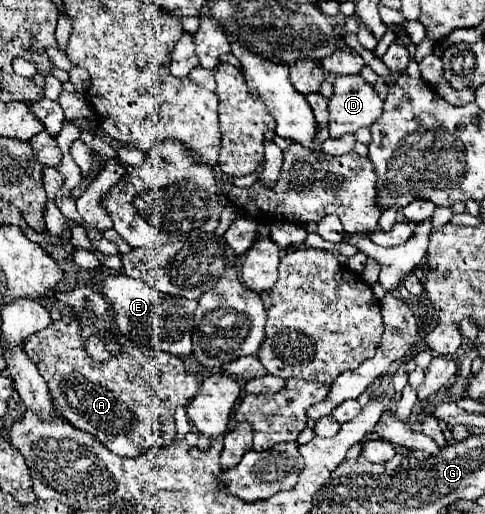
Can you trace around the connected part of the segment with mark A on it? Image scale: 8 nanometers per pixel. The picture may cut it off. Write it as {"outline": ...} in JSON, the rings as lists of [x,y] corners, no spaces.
{"outline":[[[62,316],[62,320],[52,322],[52,326],[32,334],[24,342],[26,354],[30,354],[32,362],[36,364],[38,372],[48,384],[54,412],[56,416],[68,418],[72,426],[90,432],[96,436],[110,452],[118,456],[136,456],[146,452],[148,448],[170,442],[176,438],[176,424],[174,424],[174,410],[176,406],[188,406],[188,402],[198,394],[198,378],[186,370],[184,362],[178,356],[172,354],[144,354],[142,350],[136,350],[136,346],[128,344],[128,340],[120,334],[116,334],[122,350],[120,354],[108,358],[106,362],[98,362],[92,356],[88,356],[84,338],[80,334],[80,322],[74,316]]]}

